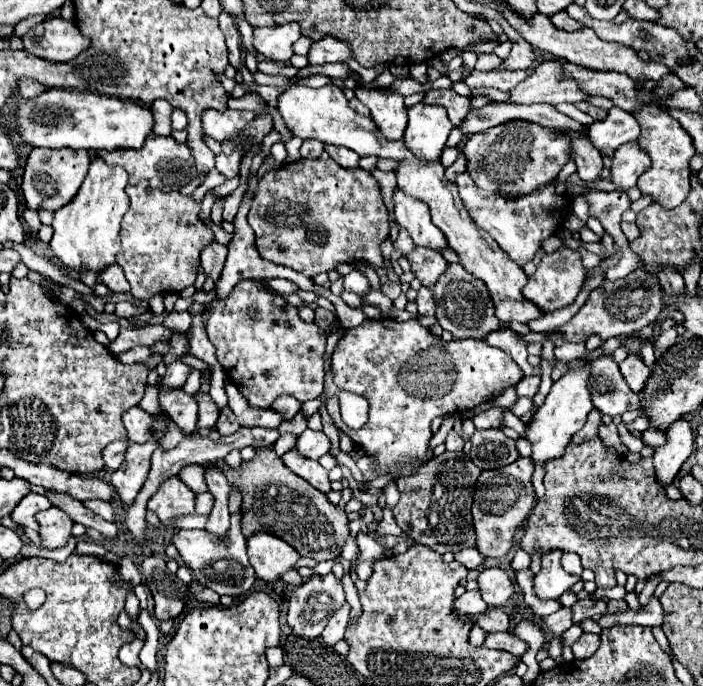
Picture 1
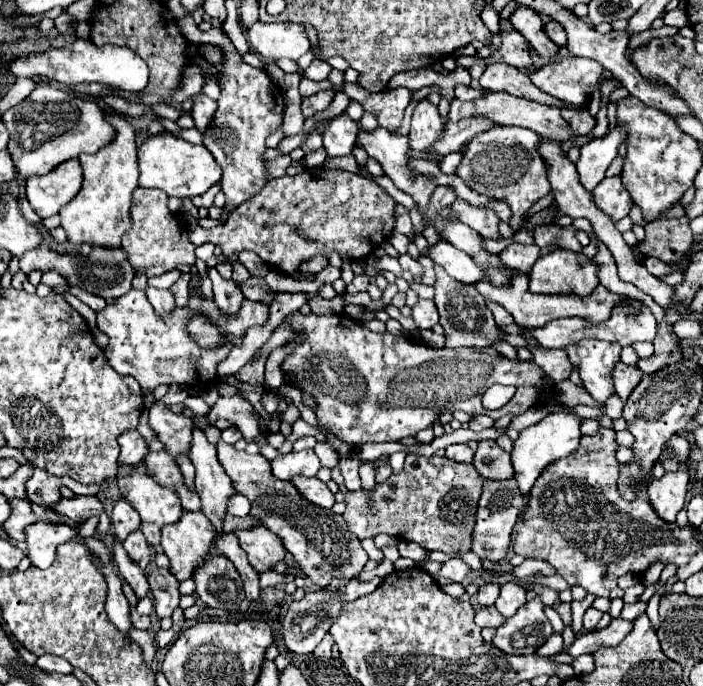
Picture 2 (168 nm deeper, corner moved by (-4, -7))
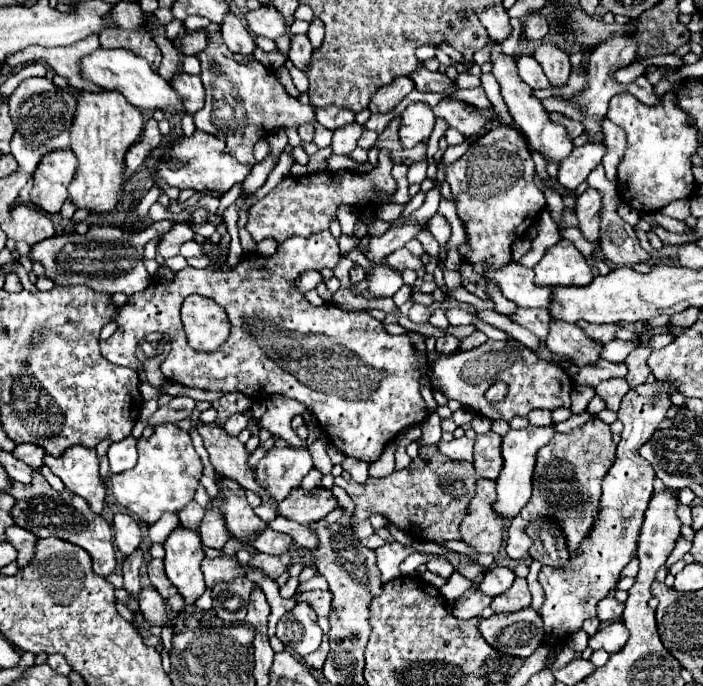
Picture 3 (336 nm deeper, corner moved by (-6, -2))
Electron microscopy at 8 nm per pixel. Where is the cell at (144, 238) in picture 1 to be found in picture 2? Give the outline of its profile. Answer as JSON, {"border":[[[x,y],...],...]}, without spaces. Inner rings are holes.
{"border":[[[138,187],[132,193],[132,205],[130,205],[130,219],[132,227],[128,233],[124,233],[122,249],[128,253],[128,261],[136,271],[146,271],[148,277],[162,275],[166,271],[176,269],[178,265],[192,265],[194,245],[188,239],[188,225],[184,221],[172,219],[172,213],[168,205],[164,205],[164,195],[160,189],[142,189]]]}

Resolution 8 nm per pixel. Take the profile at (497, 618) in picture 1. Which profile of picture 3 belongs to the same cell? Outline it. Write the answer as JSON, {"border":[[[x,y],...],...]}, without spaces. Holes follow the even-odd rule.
{"border":[[[470,588],[466,590],[460,598],[458,598],[458,604],[454,606],[454,616],[460,616],[460,618],[476,618],[482,614],[484,608],[488,608],[492,602],[490,596],[484,596],[482,592]]]}

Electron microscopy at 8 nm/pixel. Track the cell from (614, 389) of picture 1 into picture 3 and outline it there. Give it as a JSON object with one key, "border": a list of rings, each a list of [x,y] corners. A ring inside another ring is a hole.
{"border":[[[554,320],[550,326],[550,336],[546,336],[546,344],[550,352],[568,358],[576,366],[596,364],[602,352],[602,344],[592,340],[582,328],[562,320]]]}

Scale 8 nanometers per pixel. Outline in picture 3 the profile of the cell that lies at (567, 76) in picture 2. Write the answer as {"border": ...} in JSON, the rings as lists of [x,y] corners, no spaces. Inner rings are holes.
{"border":[[[518,56],[516,58],[516,64],[518,64],[518,74],[522,76],[522,80],[534,88],[534,90],[540,90],[540,88],[554,88],[552,82],[546,78],[542,66],[532,58],[532,56]]]}

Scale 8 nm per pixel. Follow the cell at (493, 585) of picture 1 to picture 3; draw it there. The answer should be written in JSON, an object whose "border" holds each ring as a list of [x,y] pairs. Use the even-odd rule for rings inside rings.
{"border":[[[516,578],[514,584],[502,594],[502,596],[496,596],[490,604],[490,608],[494,612],[516,612],[516,610],[522,610],[526,606],[530,606],[530,590],[528,590],[528,584],[524,578]]]}

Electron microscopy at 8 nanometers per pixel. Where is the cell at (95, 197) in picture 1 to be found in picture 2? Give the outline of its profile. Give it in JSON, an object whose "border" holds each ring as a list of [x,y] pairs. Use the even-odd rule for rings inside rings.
{"border":[[[106,113],[108,123],[116,129],[116,137],[100,149],[100,153],[82,153],[78,157],[84,169],[84,183],[78,195],[60,209],[62,227],[68,233],[68,241],[90,243],[104,247],[120,247],[120,239],[130,227],[130,199],[138,187],[138,155],[136,155],[136,129],[118,113]]]}

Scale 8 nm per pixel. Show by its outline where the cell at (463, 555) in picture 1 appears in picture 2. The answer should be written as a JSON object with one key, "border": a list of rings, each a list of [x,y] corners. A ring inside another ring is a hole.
{"border":[[[450,559],[440,567],[438,577],[448,577],[452,581],[464,581],[468,571],[470,571],[470,567],[462,559]]]}

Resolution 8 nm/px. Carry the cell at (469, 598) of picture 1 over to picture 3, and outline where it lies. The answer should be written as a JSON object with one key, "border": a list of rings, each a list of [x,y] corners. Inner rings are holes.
{"border":[[[504,566],[490,568],[490,570],[484,574],[484,578],[482,578],[478,590],[480,590],[482,594],[494,598],[494,596],[506,592],[506,590],[512,586],[514,578],[516,578],[516,576],[514,576],[514,572],[512,572],[510,568],[504,568]]]}

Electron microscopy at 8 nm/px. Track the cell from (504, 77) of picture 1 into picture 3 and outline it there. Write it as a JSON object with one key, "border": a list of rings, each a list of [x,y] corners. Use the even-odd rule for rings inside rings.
{"border":[[[424,66],[418,68],[416,72],[412,72],[410,78],[414,80],[416,90],[420,90],[420,92],[440,92],[440,94],[444,94],[454,86],[454,82],[446,74],[430,72]]]}

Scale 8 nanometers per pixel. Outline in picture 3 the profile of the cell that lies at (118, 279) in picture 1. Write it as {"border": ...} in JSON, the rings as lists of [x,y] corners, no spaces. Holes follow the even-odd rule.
{"border":[[[90,226],[88,234],[60,234],[52,236],[48,240],[42,240],[40,244],[34,244],[28,252],[30,262],[40,262],[46,268],[46,276],[54,282],[66,286],[66,284],[84,284],[96,292],[114,294],[122,292],[126,296],[134,292],[142,292],[148,284],[152,284],[152,276],[146,274],[142,254],[146,242],[154,238],[156,232],[152,226],[146,230],[124,236],[124,232],[118,226]],[[58,256],[60,256],[60,270],[58,270]]]}

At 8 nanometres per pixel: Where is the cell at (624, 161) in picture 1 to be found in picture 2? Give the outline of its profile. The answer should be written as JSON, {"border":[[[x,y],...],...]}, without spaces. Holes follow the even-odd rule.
{"border":[[[606,177],[602,179],[596,189],[592,191],[592,199],[600,211],[608,213],[614,223],[624,219],[632,207],[632,199],[626,187],[620,183],[620,177]]]}

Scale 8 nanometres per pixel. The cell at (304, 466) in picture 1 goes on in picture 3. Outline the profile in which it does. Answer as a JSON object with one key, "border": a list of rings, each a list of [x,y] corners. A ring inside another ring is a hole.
{"border":[[[298,486],[290,492],[288,498],[278,504],[278,508],[278,514],[300,524],[310,524],[314,520],[322,520],[336,508],[336,496],[324,486],[312,490],[304,490],[302,486]]]}

